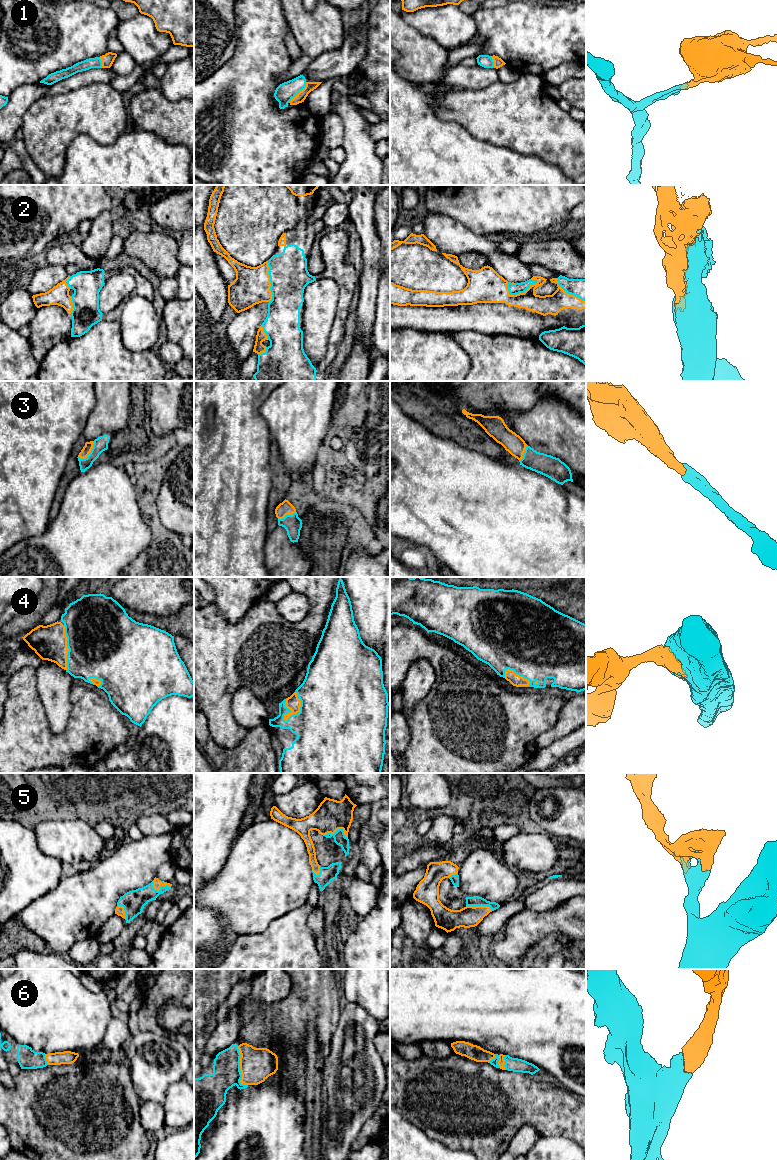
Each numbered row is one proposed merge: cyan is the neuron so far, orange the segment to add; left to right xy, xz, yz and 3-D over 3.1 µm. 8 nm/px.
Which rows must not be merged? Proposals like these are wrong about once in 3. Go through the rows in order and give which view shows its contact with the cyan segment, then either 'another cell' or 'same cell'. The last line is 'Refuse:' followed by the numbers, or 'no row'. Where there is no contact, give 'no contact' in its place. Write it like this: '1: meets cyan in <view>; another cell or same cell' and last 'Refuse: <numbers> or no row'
1: meets cyan in xz; same cell
2: meets cyan in yz; same cell
3: meets cyan in xy; same cell
4: meets cyan in xz; same cell
5: meets cyan in xz; same cell
6: meets cyan in xz; same cell
Refuse: no row

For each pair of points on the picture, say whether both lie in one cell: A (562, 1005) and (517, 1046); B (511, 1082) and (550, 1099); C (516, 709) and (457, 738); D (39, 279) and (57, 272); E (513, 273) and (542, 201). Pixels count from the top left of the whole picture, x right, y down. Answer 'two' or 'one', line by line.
A: one
B: one
C: one
D: one
E: two

